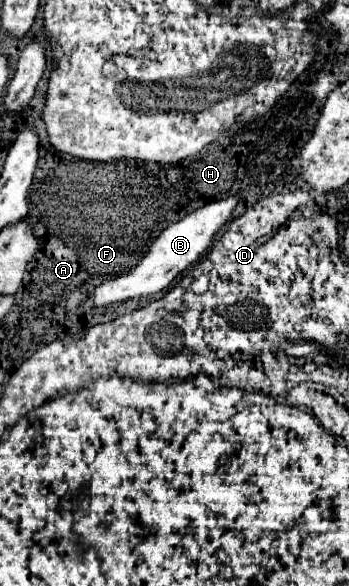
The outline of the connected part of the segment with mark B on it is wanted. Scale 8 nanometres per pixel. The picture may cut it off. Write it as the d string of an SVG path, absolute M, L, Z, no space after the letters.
M227 197L227 199L219 199L213 203L207 203L205 207L189 213L187 217L183 217L181 221L169 225L149 247L149 251L145 253L145 257L129 271L123 273L115 279L103 281L95 293L93 293L93 301L97 307L105 307L109 303L117 303L123 299L133 299L133 297L145 297L145 295L155 295L161 293L165 287L169 287L169 283L181 275L187 267L191 267L193 263L199 261L199 257L203 257L203 253L211 247L215 235L223 229L225 223L229 223L235 215L235 209L239 207L241 197Z

